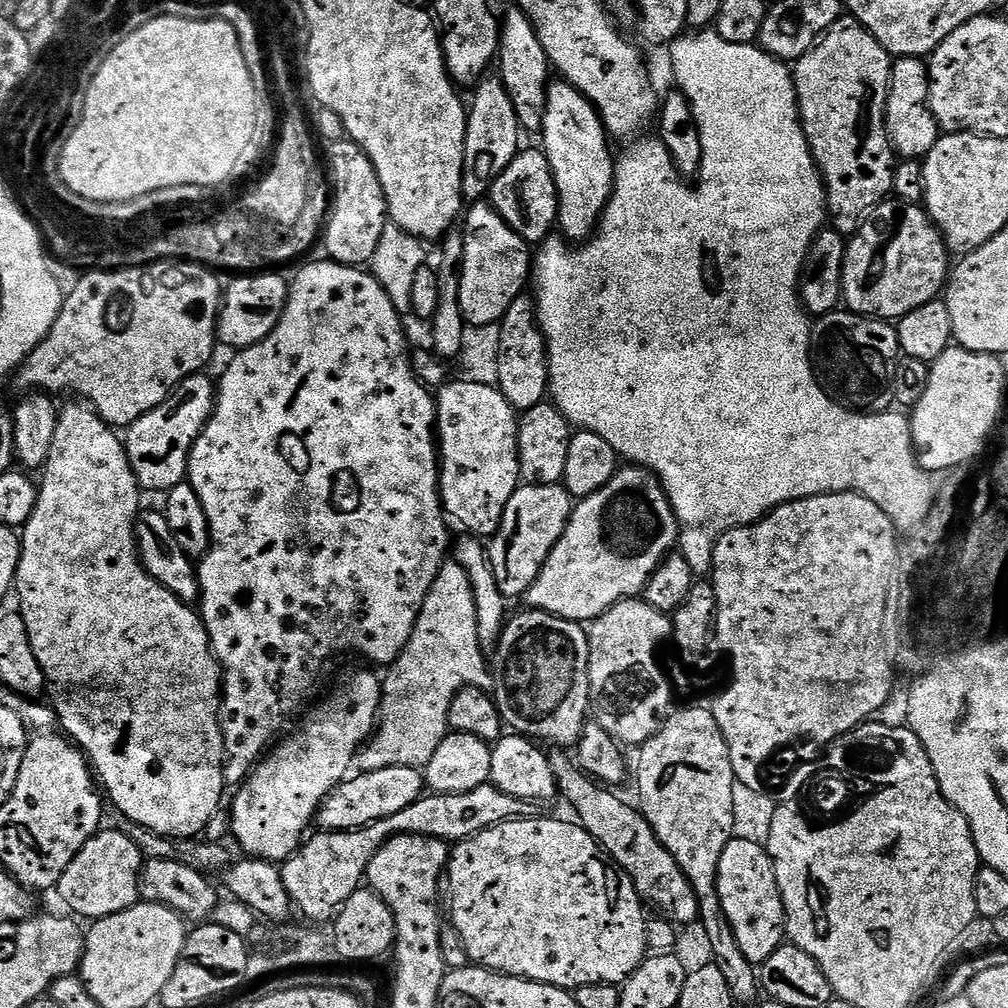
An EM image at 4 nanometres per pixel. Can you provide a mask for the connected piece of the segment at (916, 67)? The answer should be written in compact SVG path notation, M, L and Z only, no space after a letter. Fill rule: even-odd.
M918 56L899 57L892 65L888 90L888 131L897 153L904 158L927 156L942 135L941 126L928 105L930 82L927 63Z

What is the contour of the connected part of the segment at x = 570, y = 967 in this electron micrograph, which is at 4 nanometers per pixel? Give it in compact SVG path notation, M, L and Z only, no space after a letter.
M511 820L490 826L470 838L459 841L451 849L446 869L446 888L452 891L452 916L450 922L458 930L466 946L466 954L473 965L489 968L492 972L501 972L503 976L520 976L523 980L533 980L539 984L549 984L555 988L575 990L587 984L623 985L638 970L638 966L649 955L647 928L650 920L644 917L646 905L640 899L634 882L608 857L600 843L581 828L579 823L568 820Z

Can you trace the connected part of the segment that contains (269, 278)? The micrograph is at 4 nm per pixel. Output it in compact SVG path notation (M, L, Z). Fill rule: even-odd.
M264 270L259 274L240 274L227 281L224 302L216 320L216 338L231 350L249 348L261 344L278 326L280 316L288 301L289 281L279 276L279 271Z

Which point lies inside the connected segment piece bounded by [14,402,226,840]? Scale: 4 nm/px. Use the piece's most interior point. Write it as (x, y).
(138, 686)

